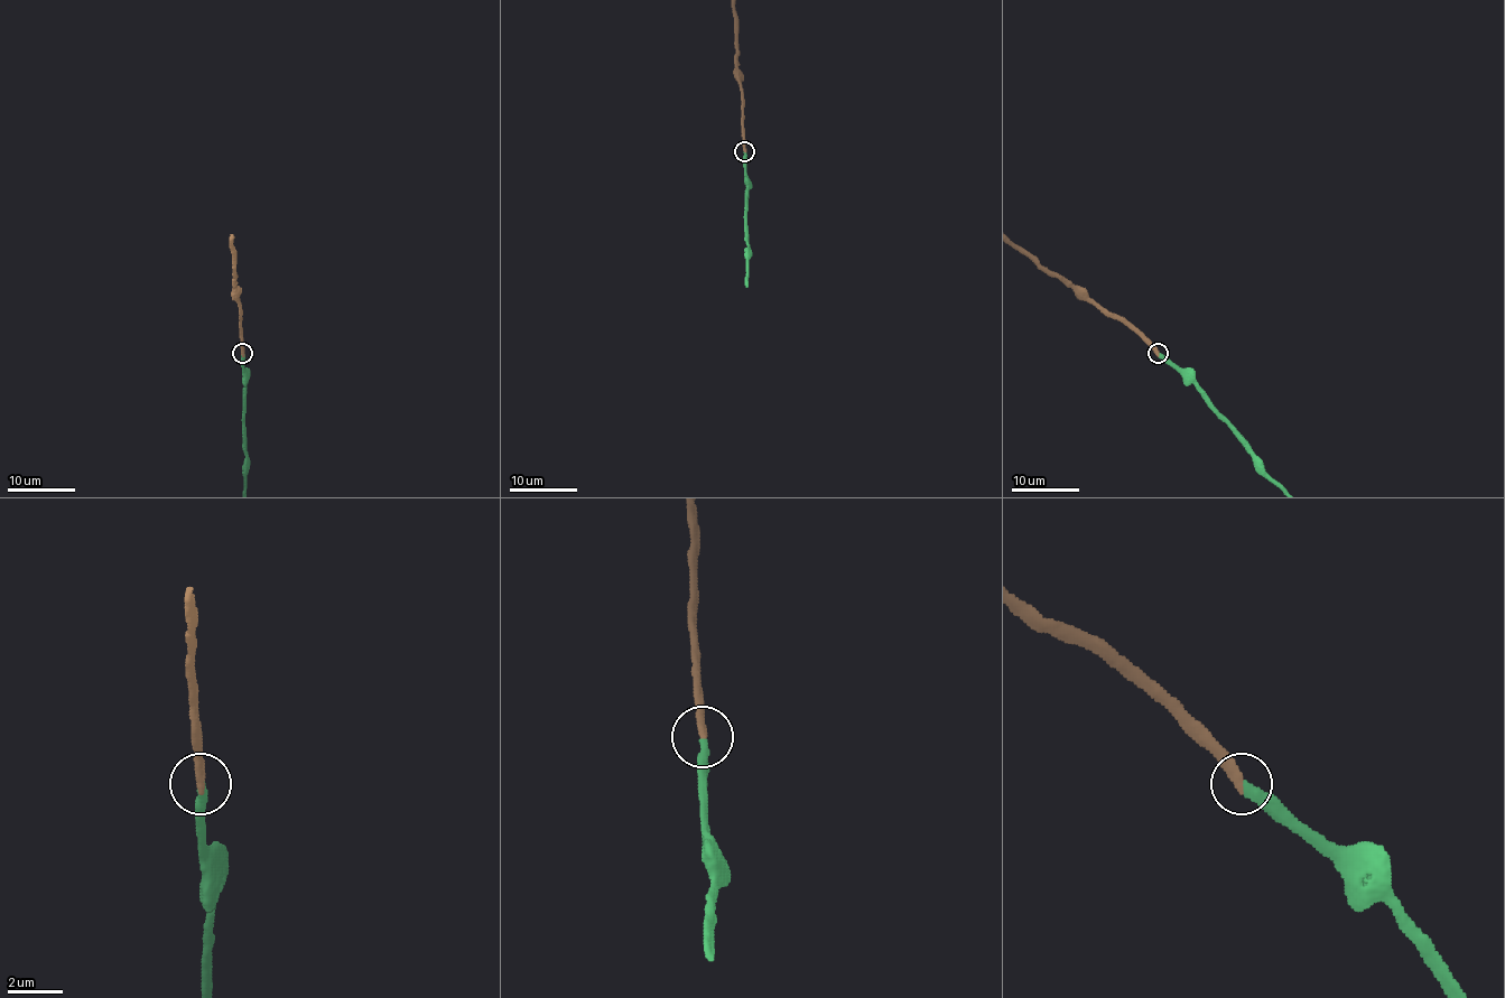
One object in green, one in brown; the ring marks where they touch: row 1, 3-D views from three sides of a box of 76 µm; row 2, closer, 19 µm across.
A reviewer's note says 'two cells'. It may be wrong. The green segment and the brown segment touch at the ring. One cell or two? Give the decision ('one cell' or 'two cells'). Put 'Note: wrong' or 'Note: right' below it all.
one cell
Note: wrong

